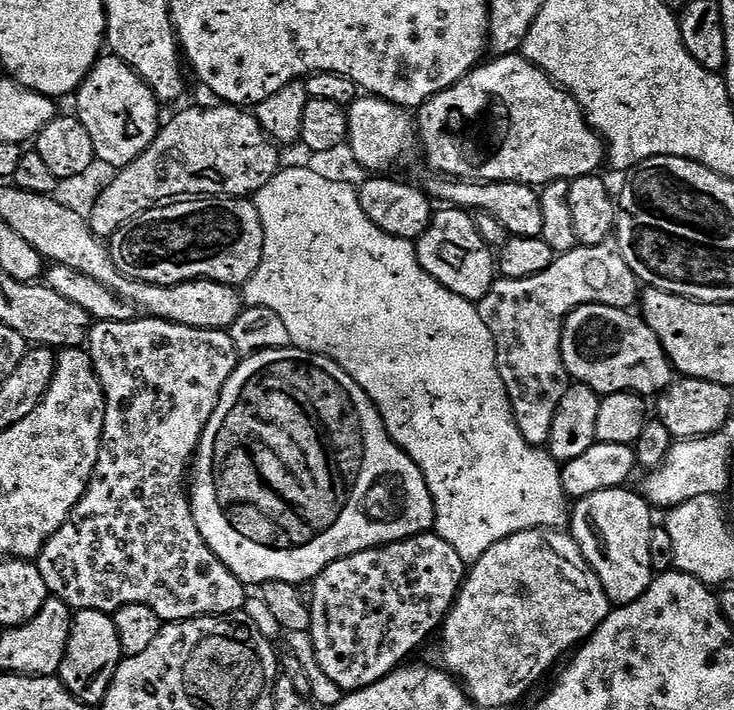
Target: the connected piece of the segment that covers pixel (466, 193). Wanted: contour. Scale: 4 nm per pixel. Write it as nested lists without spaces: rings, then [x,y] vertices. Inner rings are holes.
[[[436,178],[426,191],[433,201],[457,208],[471,210],[473,213],[485,212],[506,226],[509,237],[525,236],[534,238],[542,234],[542,206],[539,191],[530,184],[498,184],[495,182],[469,182],[452,178]]]

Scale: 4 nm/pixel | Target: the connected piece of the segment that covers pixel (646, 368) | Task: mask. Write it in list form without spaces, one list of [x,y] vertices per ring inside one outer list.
[[[583,304],[564,319],[560,353],[575,383],[592,388],[601,397],[638,392],[645,398],[652,398],[671,386],[674,369],[662,342],[658,342],[645,320],[632,314],[627,308]]]

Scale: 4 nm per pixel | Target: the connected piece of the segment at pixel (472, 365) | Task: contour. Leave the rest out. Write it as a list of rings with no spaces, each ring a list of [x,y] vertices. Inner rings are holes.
[[[284,166],[274,178],[270,178],[270,182],[266,182],[266,186],[262,186],[262,190],[256,192],[254,203],[258,210],[258,218],[262,218],[264,249],[258,270],[242,286],[243,303],[250,308],[274,310],[274,314],[282,318],[295,347],[301,348],[303,352],[329,356],[334,363],[342,366],[342,370],[346,370],[346,374],[350,374],[350,378],[354,378],[354,382],[358,382],[358,386],[362,386],[364,393],[380,409],[380,416],[384,419],[384,425],[392,435],[392,440],[399,448],[403,448],[405,454],[424,472],[436,507],[435,535],[450,542],[450,546],[458,550],[458,554],[465,562],[474,562],[482,558],[482,554],[486,554],[490,546],[522,530],[563,529],[570,520],[570,500],[564,490],[561,465],[551,458],[546,458],[545,449],[529,442],[524,437],[524,431],[518,426],[516,415],[512,413],[512,399],[509,398],[506,386],[502,382],[502,374],[498,374],[494,338],[490,338],[490,330],[486,330],[486,322],[482,322],[479,307],[473,301],[446,290],[442,282],[438,282],[430,275],[420,264],[413,241],[394,238],[378,226],[374,226],[374,222],[366,218],[366,210],[362,210],[359,191],[340,180],[331,180],[330,177],[323,176],[312,168]]]

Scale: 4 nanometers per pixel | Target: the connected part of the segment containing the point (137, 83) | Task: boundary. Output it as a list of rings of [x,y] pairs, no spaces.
[[[108,54],[96,61],[92,73],[86,77],[75,93],[75,115],[90,133],[94,142],[97,161],[106,163],[112,170],[119,170],[138,158],[154,142],[160,133],[162,105],[150,86],[126,62]]]

